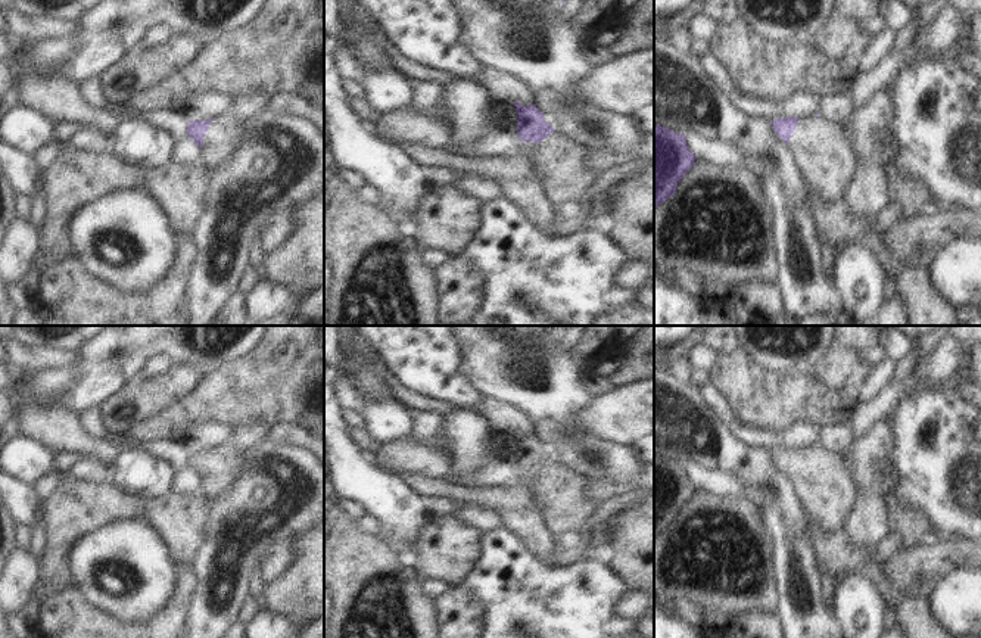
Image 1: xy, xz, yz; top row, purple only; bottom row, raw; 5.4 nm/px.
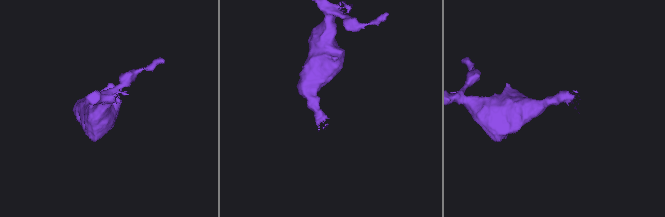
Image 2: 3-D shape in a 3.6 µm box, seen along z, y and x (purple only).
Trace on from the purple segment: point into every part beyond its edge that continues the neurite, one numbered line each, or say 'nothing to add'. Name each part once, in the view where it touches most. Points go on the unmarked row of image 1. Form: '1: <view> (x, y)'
1: xy (221, 467).

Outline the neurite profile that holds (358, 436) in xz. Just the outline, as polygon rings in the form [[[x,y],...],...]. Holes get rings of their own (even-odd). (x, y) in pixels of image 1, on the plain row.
[[[349,427],[348,438],[362,451],[368,452],[368,457],[373,458],[374,454],[382,448],[382,444],[376,442],[364,429]]]

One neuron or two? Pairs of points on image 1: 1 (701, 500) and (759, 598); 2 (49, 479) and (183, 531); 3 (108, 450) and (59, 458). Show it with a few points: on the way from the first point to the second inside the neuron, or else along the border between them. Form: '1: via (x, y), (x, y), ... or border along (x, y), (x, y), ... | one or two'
1: via (731, 513), (762, 544), (763, 569) | one
2: border along (62, 481), (43, 501) | two
3: border along (55, 451), (75, 454), (81, 458) | two

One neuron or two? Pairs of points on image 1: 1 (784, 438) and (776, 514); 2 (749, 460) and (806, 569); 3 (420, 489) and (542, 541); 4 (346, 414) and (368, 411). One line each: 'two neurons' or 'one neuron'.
1: two neurons
2: one neuron
3: one neuron
4: two neurons

